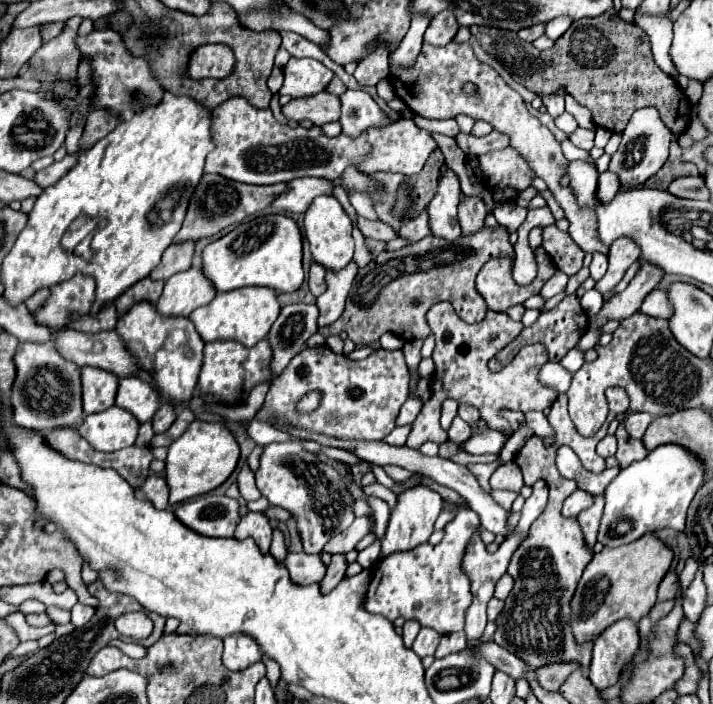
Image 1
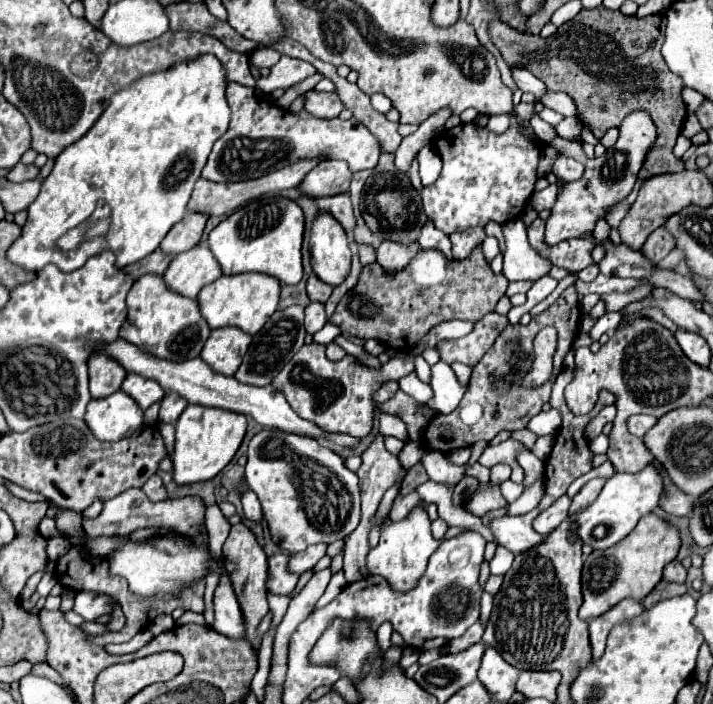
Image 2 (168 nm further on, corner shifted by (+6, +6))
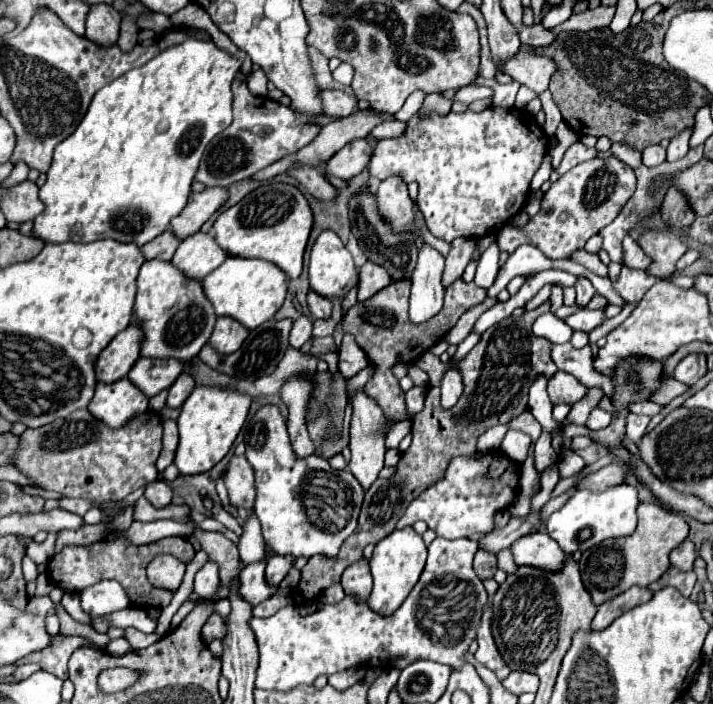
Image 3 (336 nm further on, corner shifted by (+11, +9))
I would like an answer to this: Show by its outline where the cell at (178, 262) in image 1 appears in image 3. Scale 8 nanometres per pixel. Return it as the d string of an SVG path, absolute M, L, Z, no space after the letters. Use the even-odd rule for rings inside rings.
M205 188L199 194L191 194L185 210L173 218L169 230L175 238L185 240L187 236L201 230L201 226L213 216L213 212L227 200L225 188Z

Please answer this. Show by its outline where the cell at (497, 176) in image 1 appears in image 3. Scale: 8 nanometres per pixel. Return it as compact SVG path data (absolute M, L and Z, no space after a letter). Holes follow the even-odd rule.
M487 108L483 112L465 110L461 114L449 112L447 116L431 116L421 120L415 114L407 122L407 132L399 138L379 140L369 172L371 176L385 180L391 174L401 172L405 182L417 180L419 196L417 204L427 220L429 232L445 242L451 242L459 236L481 238L493 232L499 232L511 218L527 204L531 192L531 178L537 172L543 154L549 148L549 140L543 128L537 124L531 112L519 108Z

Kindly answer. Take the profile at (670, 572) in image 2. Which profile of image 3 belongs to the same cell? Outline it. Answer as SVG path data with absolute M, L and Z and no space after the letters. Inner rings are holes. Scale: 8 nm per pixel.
M689 540L681 542L681 544L669 554L671 566L675 566L677 570L691 570L695 558L697 558L695 546L693 546L693 542L689 542Z

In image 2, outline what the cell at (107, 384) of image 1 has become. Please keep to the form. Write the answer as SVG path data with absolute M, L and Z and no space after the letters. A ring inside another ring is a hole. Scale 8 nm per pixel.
M104 351L94 353L88 361L88 373L90 373L90 393L92 397L106 397L120 389L122 381L126 379L128 371L112 357L108 357Z

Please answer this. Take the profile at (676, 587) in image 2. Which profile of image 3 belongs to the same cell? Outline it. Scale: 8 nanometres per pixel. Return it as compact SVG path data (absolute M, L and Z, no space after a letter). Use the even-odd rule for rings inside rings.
M671 566L657 582L653 582L653 584L649 586L649 590L651 590L651 592L657 592L657 590L661 590L661 588L665 588L665 586L673 586L673 588L677 588L683 596L689 596L691 590L693 590L695 580L697 580L695 572L681 572L681 570L677 570L677 568Z

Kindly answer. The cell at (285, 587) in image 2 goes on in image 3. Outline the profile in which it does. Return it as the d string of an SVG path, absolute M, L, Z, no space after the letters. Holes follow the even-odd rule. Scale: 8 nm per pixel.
M265 560L253 562L253 564L243 568L243 572L241 572L241 596L247 602L253 602L253 606L257 606L259 602L273 596L277 592L277 588L279 586L269 586L269 582L265 582Z

